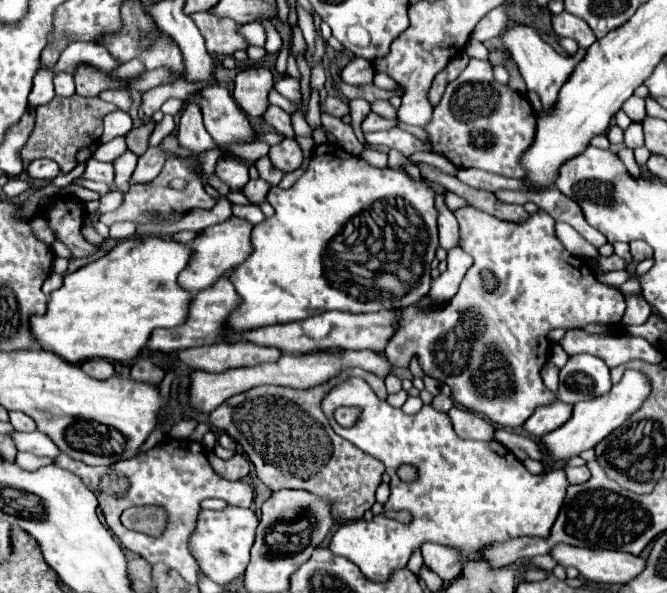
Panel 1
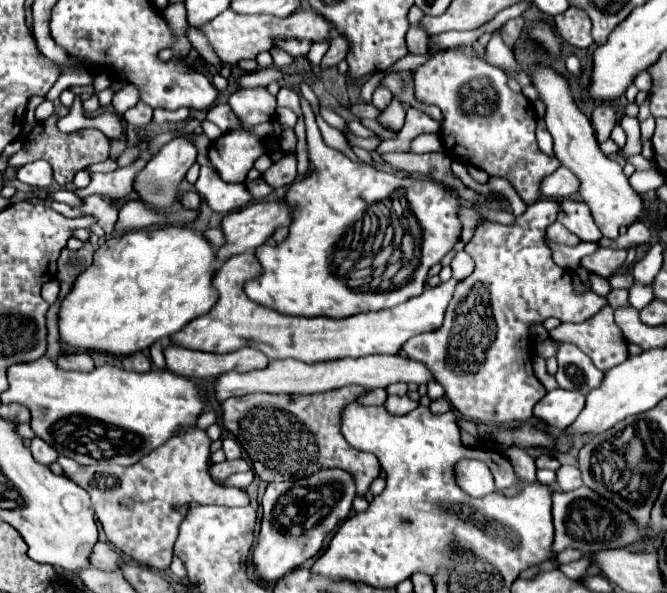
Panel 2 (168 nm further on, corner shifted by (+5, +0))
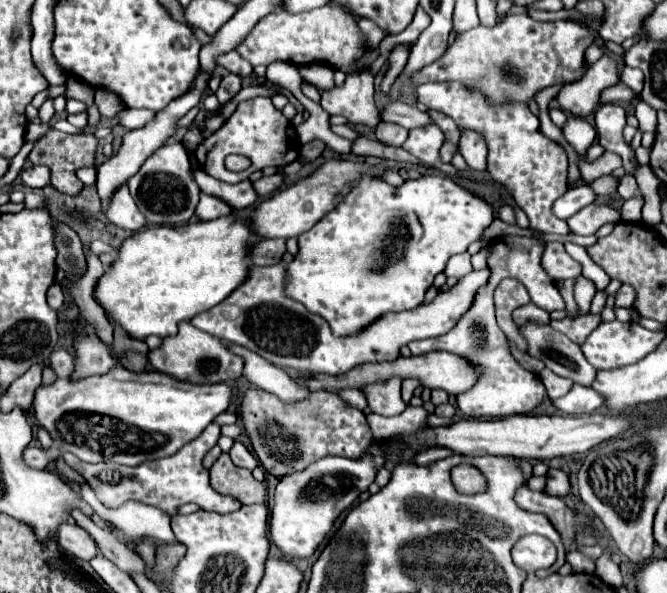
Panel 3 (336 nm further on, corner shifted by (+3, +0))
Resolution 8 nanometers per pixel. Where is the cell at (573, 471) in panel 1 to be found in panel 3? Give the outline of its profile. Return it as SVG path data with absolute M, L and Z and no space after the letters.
M551 468L547 472L547 488L545 488L547 494L553 494L553 496L565 496L571 492L571 480L569 480L569 474L559 470L559 468Z

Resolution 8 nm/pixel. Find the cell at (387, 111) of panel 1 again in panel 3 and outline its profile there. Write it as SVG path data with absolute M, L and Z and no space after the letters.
M397 46L391 56L389 56L389 64L387 64L387 72L383 76L383 82L381 82L381 92L385 96L389 96L391 92L391 86L393 82L399 78L399 74L403 72L405 64L407 64L407 56L409 56L409 50L405 46Z

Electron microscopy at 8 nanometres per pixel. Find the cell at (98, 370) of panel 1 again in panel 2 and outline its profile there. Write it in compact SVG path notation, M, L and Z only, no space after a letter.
M73 352L73 354L61 354L55 364L61 370L79 370L79 372L89 372L95 364L87 352Z

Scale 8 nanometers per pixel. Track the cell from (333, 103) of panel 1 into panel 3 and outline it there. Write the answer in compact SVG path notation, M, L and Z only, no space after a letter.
M393 100L381 110L381 120L395 122L407 130L417 128L417 126L425 126L431 122L431 118L425 112L421 112L419 108L407 106L405 102L393 102Z

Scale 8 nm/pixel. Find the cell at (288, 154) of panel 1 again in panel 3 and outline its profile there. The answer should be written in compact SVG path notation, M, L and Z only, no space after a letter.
M275 172L273 176L263 176L261 180L253 182L253 188L257 190L257 194L259 194L261 198L265 198L265 196L277 192L277 190L283 186L283 178L285 178L283 172Z

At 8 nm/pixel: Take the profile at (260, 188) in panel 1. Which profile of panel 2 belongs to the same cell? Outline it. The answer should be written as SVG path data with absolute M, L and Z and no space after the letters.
M201 166L195 190L201 194L201 198L209 204L211 210L223 214L239 210L251 202L245 184L227 184L209 166Z

